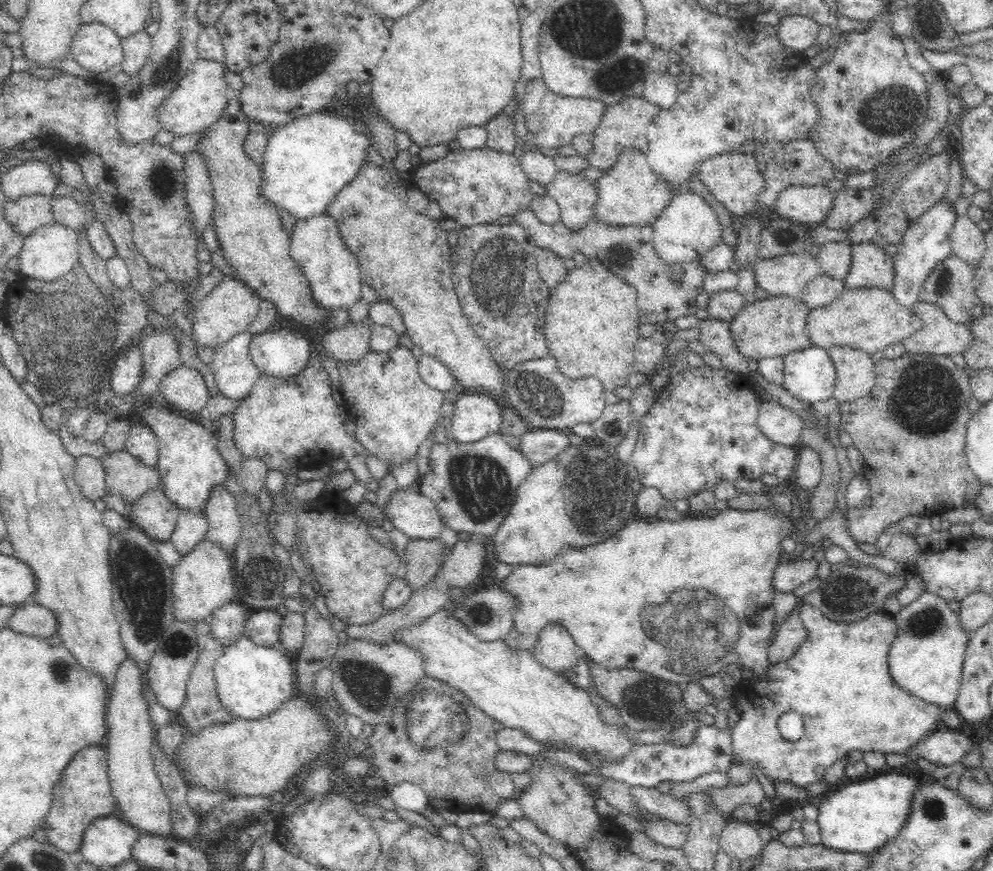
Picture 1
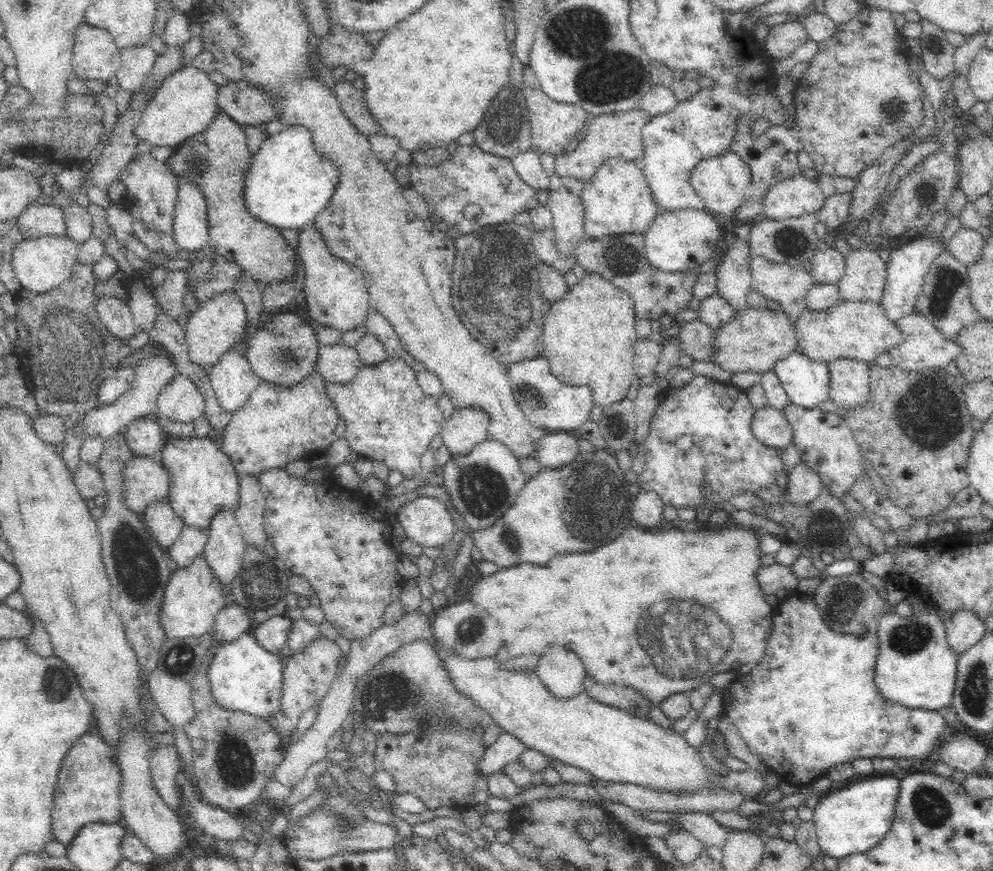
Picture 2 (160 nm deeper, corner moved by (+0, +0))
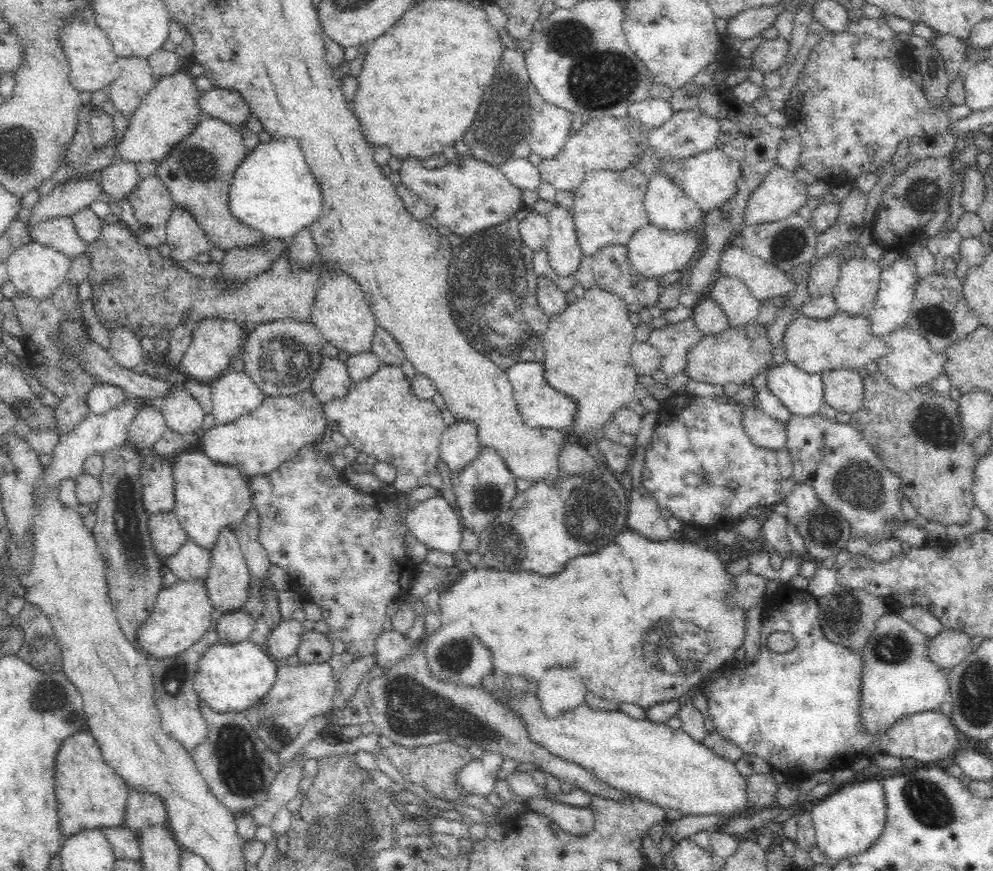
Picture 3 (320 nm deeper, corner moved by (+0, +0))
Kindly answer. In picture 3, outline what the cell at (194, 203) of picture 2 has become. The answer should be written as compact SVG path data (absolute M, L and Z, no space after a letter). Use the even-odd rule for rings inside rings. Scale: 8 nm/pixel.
M175 206L168 219L166 232L172 260L194 260L198 254L214 250L187 208Z

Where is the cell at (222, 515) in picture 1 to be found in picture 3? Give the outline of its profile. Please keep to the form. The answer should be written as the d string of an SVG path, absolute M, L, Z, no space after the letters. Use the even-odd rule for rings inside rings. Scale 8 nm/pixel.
M225 529L219 534L216 545L210 552L211 563L205 582L211 605L221 614L242 608L242 604L248 600L251 575L249 574L249 568L242 553L242 546L235 536L235 532Z

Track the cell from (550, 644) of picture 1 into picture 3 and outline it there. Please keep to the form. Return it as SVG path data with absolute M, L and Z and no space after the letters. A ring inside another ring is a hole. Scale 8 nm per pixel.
M570 667L552 668L544 672L536 685L541 711L548 718L574 710L585 702L588 692L580 673Z

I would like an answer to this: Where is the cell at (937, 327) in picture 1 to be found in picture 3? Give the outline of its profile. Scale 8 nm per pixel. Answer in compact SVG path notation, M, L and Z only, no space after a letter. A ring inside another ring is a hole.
M907 325L890 332L883 339L891 350L888 354L876 360L877 366L879 371L898 390L908 391L910 388L918 388L918 386L933 383L944 372L947 354L945 352L934 352L930 348L929 342L919 332L908 328Z

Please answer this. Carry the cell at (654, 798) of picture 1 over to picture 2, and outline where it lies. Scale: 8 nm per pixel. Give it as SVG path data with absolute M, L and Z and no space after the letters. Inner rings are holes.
M674 812L679 817L674 821L676 828L684 829L693 834L704 846L722 848L726 842L729 828L715 821L710 813L702 812Z

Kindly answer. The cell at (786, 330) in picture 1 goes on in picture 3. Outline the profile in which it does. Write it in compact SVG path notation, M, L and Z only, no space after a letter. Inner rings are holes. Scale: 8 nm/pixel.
M752 321L740 328L729 326L722 332L705 336L689 348L685 374L696 382L710 384L724 385L734 382L740 385L750 381L751 378L768 368L772 362L774 346L771 346L766 331L767 326Z

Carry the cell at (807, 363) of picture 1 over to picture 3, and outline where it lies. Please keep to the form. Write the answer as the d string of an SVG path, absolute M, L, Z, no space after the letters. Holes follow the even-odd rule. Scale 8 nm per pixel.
M789 360L769 369L767 387L796 416L817 414L824 402L821 375L800 370Z

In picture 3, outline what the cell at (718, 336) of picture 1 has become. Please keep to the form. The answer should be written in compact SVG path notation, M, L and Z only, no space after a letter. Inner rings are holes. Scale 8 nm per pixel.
M687 319L653 329L647 342L659 350L662 372L672 378L685 370L689 348L702 338L693 320Z

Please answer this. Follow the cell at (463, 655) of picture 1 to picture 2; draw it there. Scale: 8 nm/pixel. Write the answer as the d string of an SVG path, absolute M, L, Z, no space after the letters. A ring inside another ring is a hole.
M432 641L432 644L456 690L472 698L480 709L490 714L503 732L513 734L527 748L534 748L556 761L586 770L597 780L606 782L636 784L672 793L698 793L699 791L710 793L723 790L718 783L712 781L712 778L718 774L708 771L698 749L690 746L684 735L664 728L651 719L634 717L614 706L596 702L586 694L585 690L572 698L556 698L555 694L541 683L535 670L502 670L496 663L496 656L477 660L464 659L456 651L444 651L444 647L440 647L440 644L435 641Z

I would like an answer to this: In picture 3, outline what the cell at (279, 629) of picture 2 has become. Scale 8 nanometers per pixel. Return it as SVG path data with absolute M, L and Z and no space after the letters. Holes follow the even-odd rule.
M296 619L280 620L266 638L268 654L281 662L290 656L297 656L302 632L304 627Z

